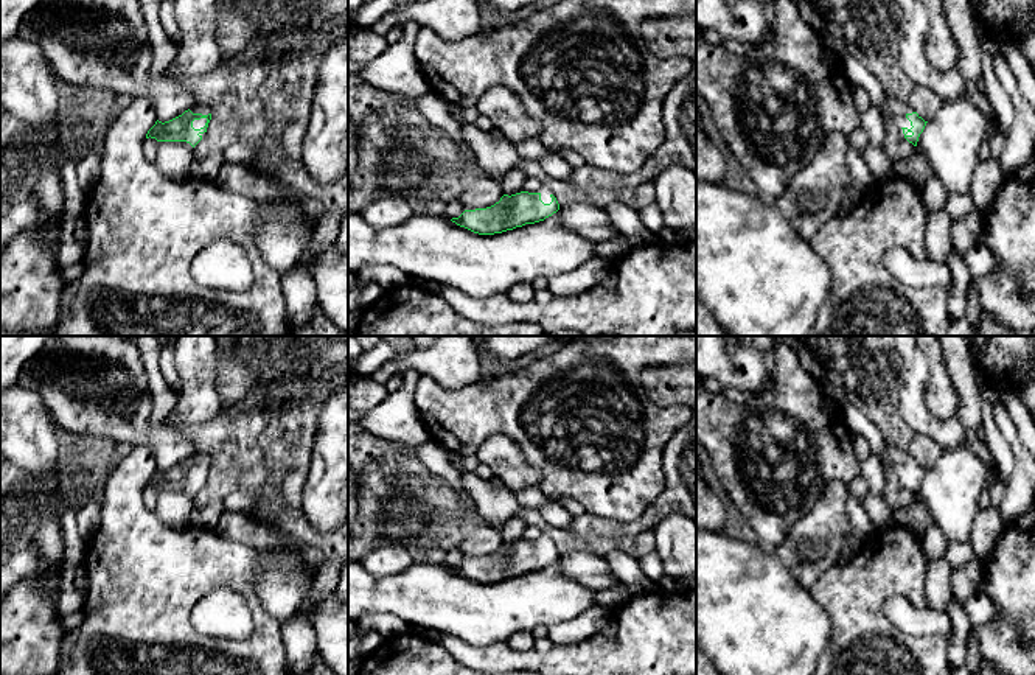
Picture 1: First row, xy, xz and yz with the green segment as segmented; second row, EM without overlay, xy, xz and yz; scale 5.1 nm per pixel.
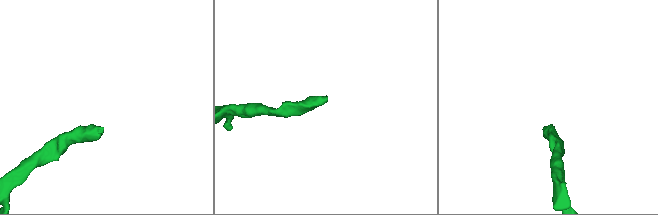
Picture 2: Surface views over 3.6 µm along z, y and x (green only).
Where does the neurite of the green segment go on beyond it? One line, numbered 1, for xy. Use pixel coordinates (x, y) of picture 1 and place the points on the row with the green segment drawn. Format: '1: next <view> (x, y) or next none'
1: next xy (202, 108)

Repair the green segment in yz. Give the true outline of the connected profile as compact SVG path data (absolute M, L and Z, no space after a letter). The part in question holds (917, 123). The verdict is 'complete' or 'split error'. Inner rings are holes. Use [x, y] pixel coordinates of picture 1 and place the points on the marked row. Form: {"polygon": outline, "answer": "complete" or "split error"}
{"polygon": "M886 92L886 101L881 109L884 117L897 121L904 134L904 138L917 146L918 137L923 132L928 121L925 121L917 112L914 112L908 103L897 100L892 93Z", "answer": "split error"}

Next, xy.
{"polygon": "M200 103L169 121L155 121L146 138L157 142L186 142L193 148L202 140L211 120L213 106Z", "answer": "split error"}

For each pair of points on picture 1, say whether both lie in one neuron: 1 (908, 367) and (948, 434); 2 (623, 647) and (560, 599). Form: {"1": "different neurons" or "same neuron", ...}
{"1": "same neuron", "2": "different neurons"}

